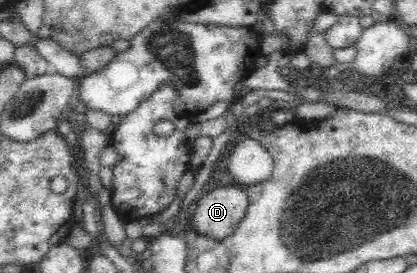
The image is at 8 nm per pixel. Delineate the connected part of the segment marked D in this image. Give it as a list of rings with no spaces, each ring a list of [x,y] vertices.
[[[227,183],[213,189],[210,185],[192,207],[193,229],[216,240],[225,239],[235,231],[247,206],[244,187]]]

